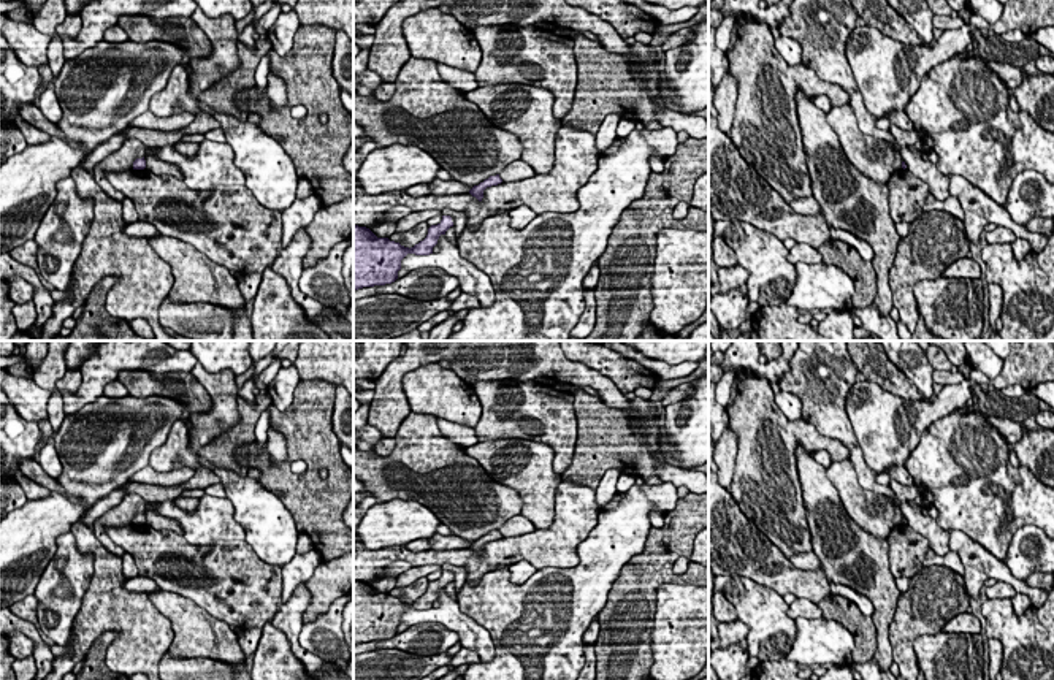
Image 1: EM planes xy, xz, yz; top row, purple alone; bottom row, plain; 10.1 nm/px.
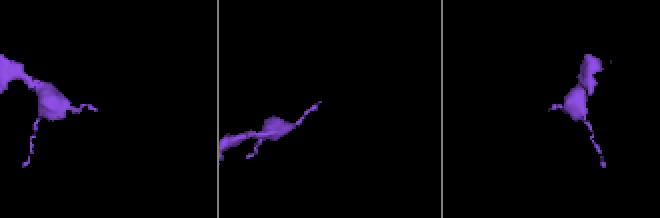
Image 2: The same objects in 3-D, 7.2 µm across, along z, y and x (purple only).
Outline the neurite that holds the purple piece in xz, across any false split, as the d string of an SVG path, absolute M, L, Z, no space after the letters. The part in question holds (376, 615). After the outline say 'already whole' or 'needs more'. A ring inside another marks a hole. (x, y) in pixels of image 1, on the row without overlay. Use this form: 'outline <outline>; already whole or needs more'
outline M442 571L437 580L428 583L426 593L409 604L388 593L377 593L366 582L353 580L353 645L395 637L401 615L407 609L433 609L439 591L450 582L453 582L452 572Z; already whole

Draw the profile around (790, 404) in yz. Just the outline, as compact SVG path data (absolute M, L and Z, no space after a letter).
M770 384L770 388L777 406L789 420L802 418L802 403L794 393L783 392L777 384Z

